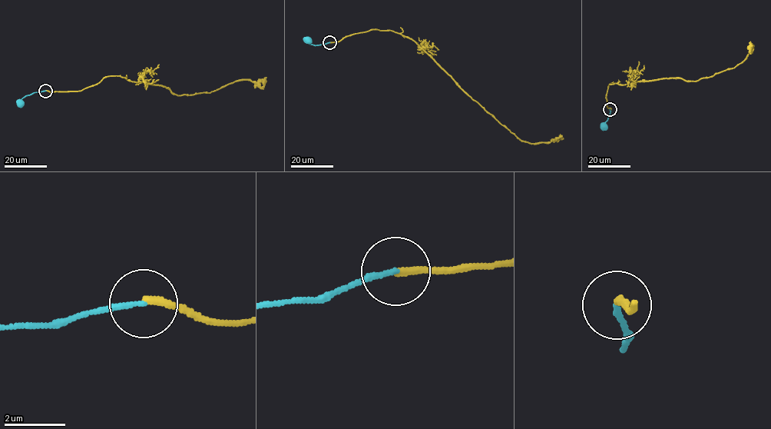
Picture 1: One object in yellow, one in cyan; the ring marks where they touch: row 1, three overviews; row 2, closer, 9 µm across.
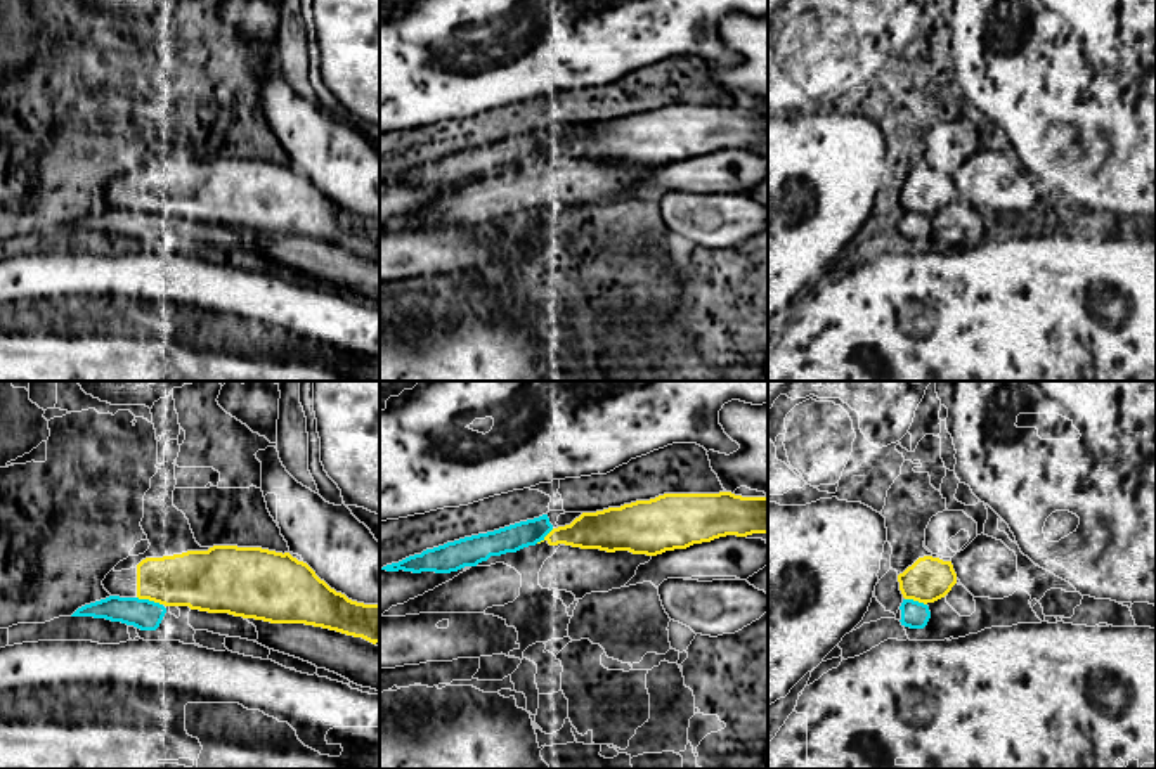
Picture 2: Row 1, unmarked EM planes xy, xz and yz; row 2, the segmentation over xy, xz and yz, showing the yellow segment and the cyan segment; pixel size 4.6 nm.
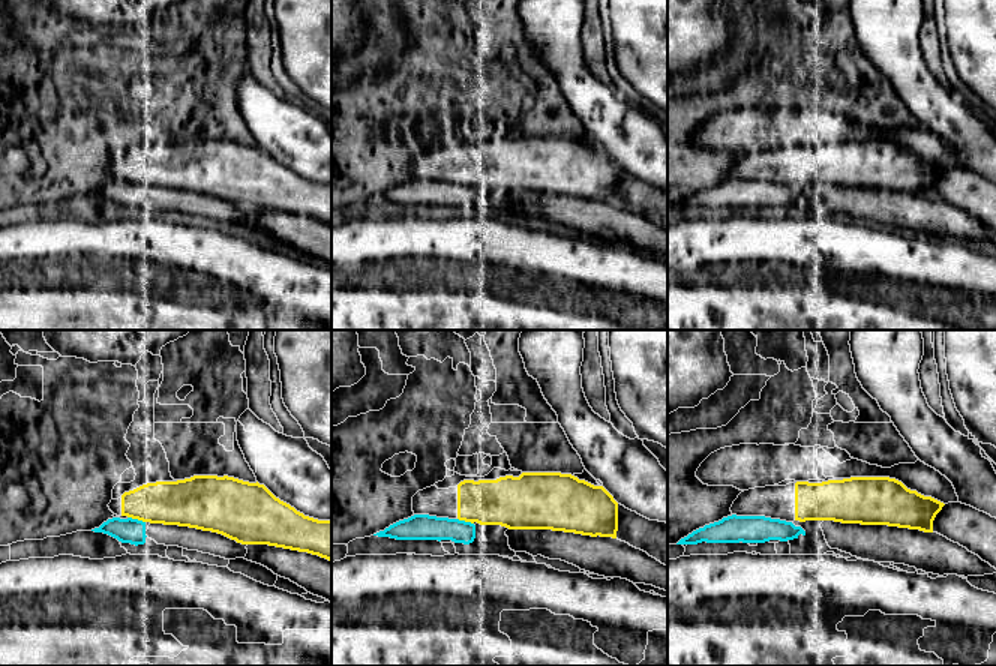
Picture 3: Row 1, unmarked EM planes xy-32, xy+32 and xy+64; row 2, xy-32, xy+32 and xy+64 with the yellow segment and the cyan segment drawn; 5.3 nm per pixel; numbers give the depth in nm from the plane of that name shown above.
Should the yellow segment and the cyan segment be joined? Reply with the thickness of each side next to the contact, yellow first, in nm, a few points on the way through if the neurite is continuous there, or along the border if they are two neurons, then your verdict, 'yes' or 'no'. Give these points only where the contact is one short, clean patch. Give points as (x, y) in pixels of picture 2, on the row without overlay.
280/140 nm | along xy (137, 208), (162, 217) | no

